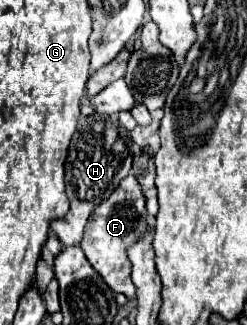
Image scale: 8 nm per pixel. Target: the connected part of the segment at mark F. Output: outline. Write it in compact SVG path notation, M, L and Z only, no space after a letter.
M127 175L121 179L117 189L93 209L85 233L81 239L81 249L91 263L91 267L105 279L105 283L115 293L123 293L127 299L135 299L135 285L131 281L131 261L127 259L127 247L137 241L137 237L143 237L147 227L147 209L145 209L145 197L141 193L141 185L133 175Z

